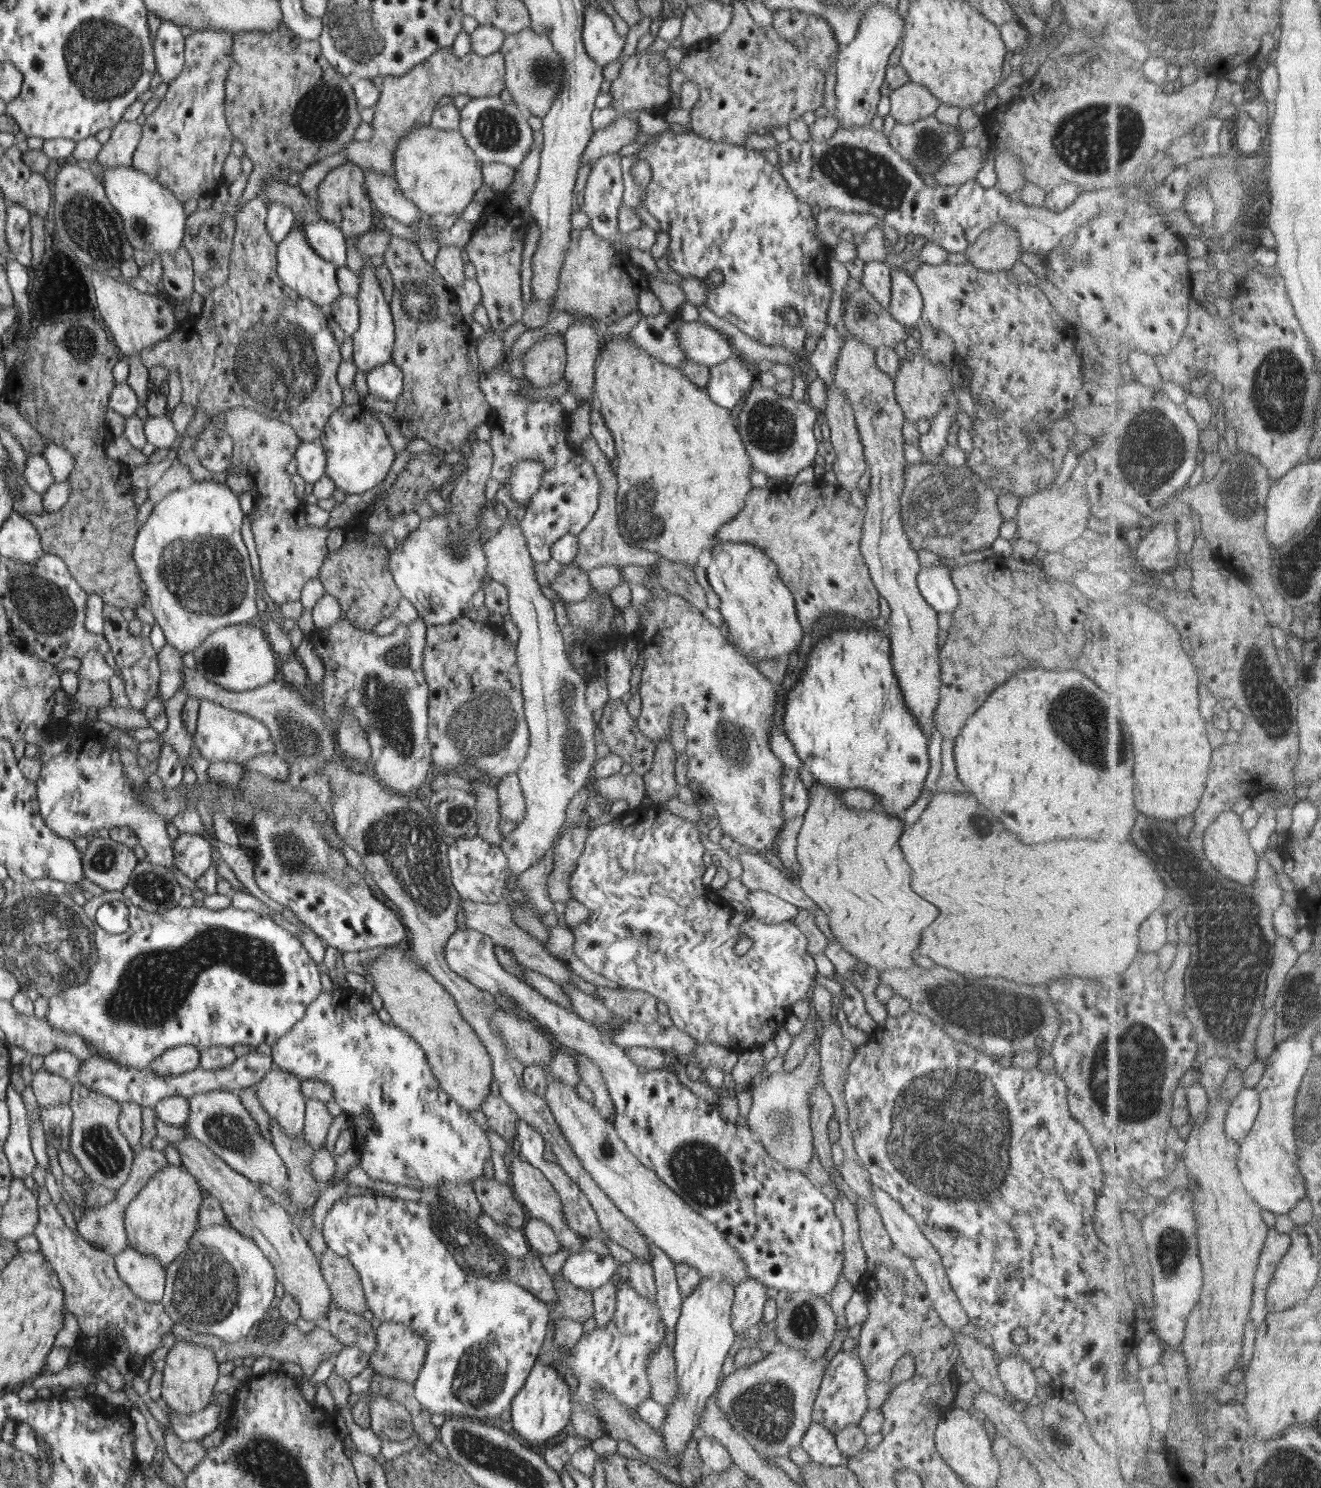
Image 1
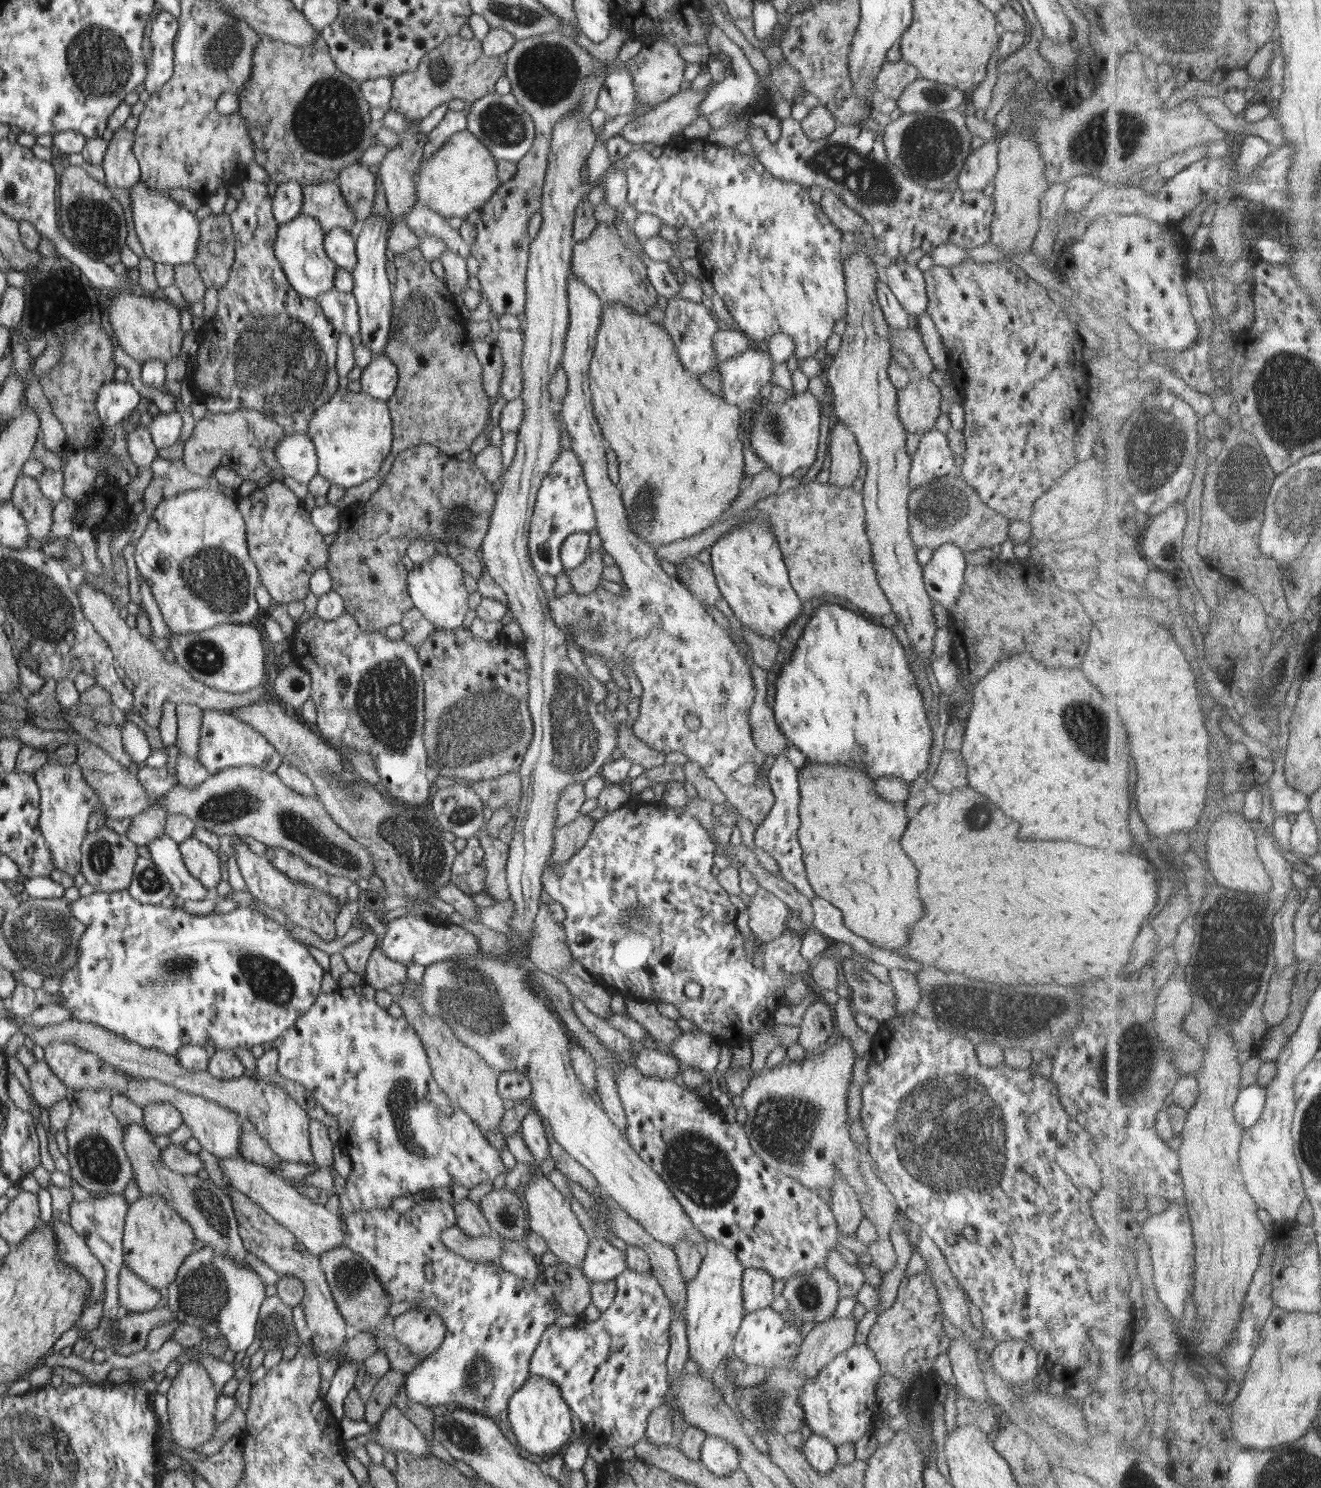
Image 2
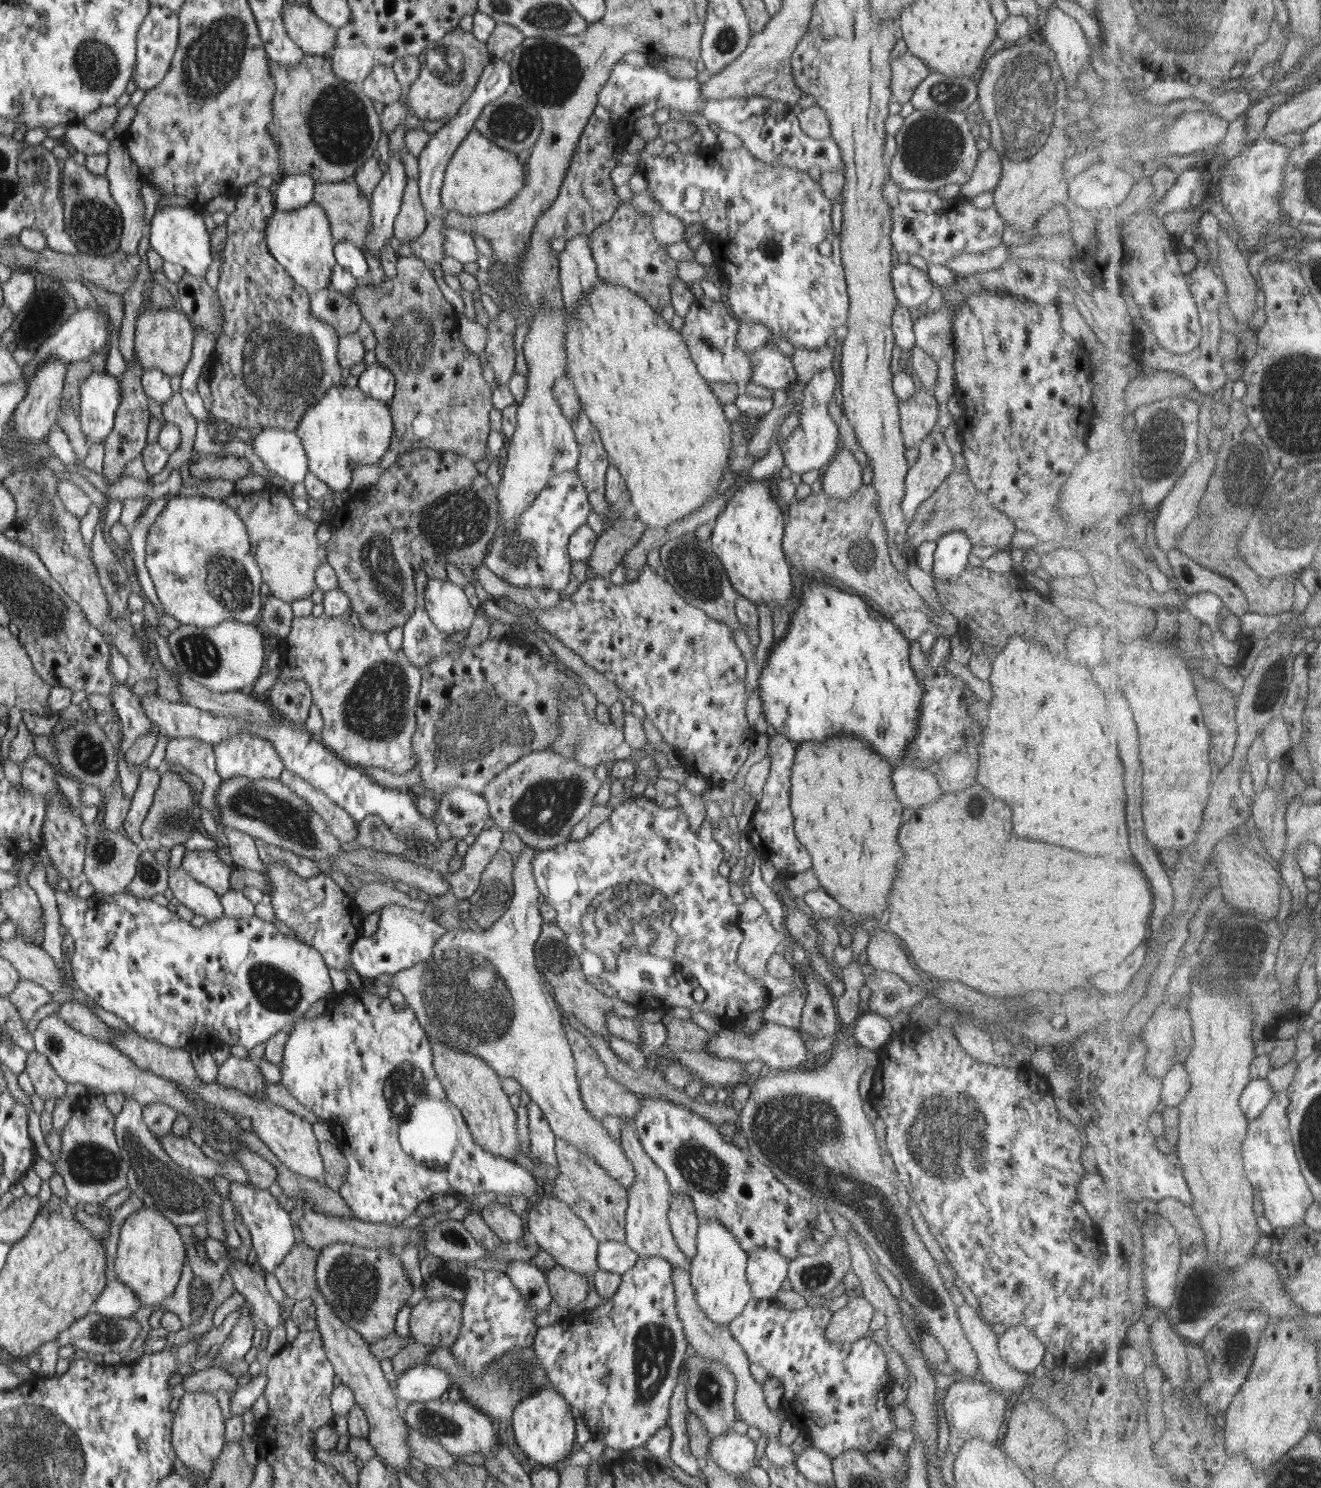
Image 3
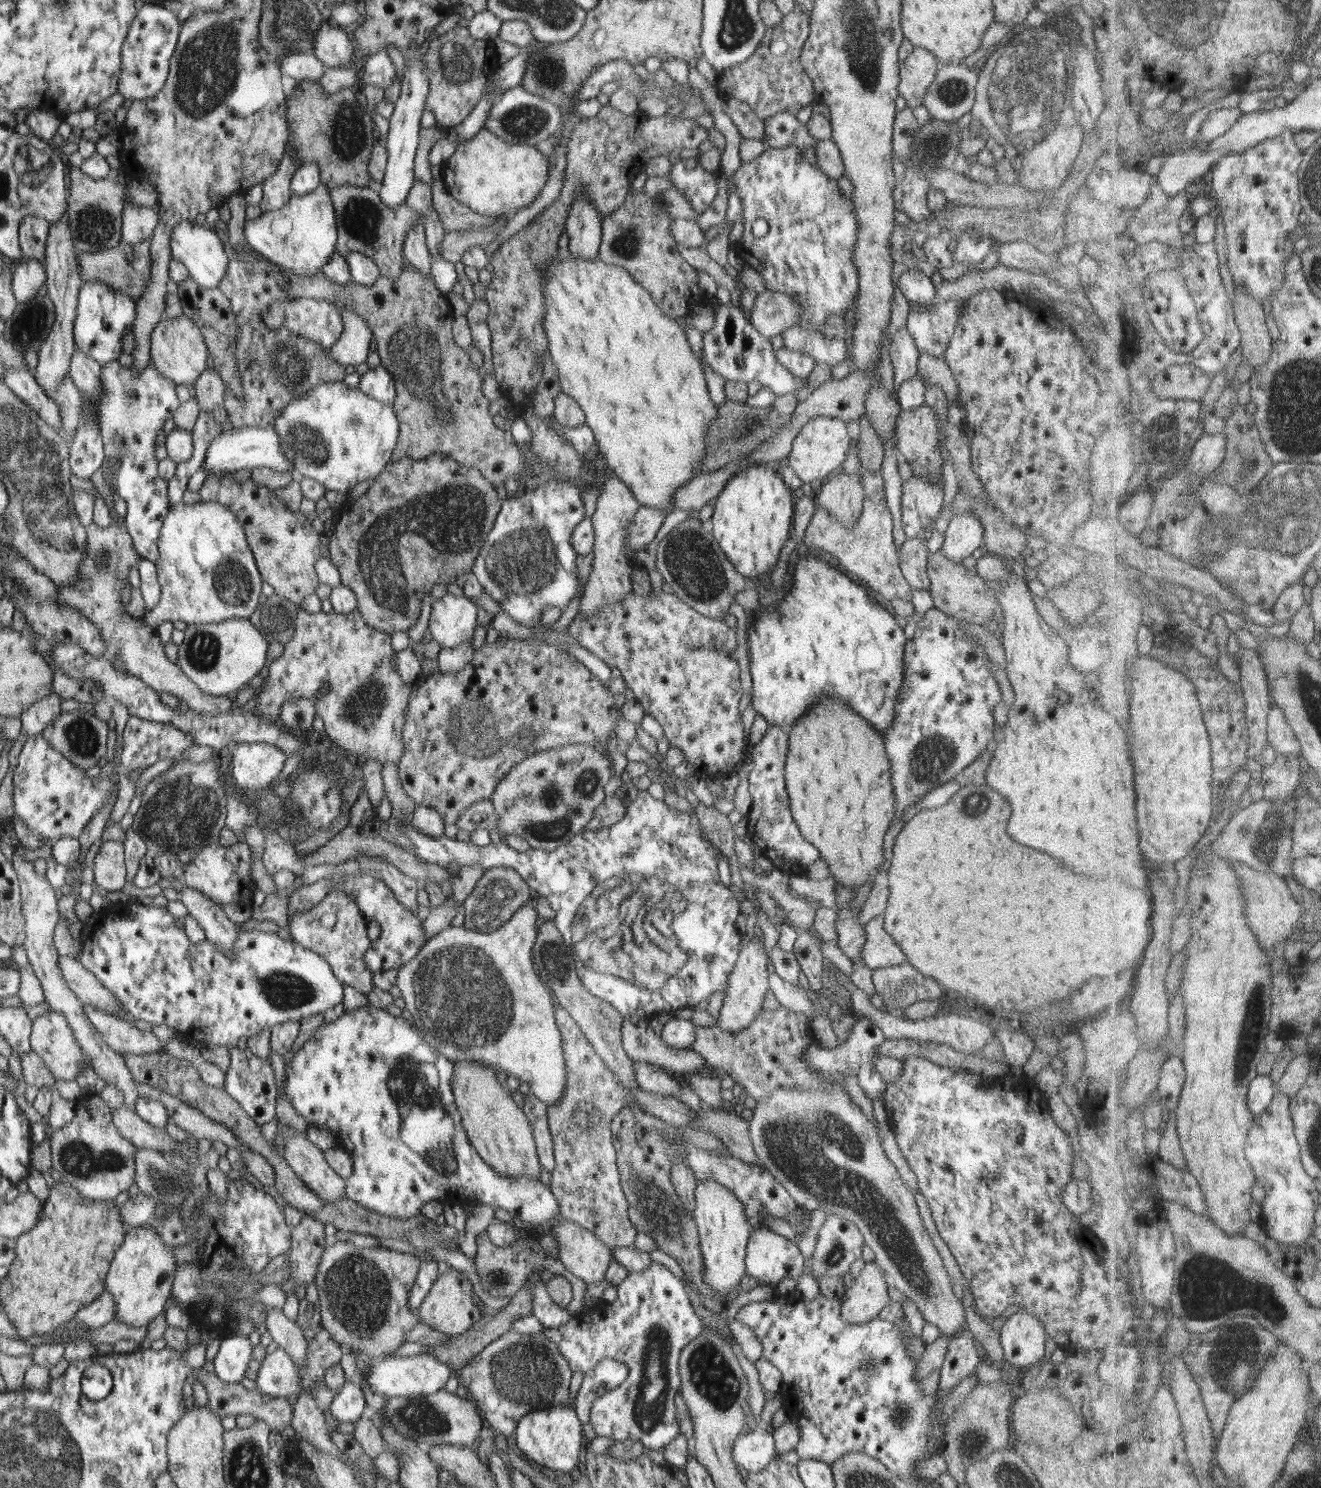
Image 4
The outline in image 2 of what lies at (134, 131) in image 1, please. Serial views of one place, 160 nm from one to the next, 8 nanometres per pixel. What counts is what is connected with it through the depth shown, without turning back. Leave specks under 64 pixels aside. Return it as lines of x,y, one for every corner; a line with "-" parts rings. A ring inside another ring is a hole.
123,126
114,132
114,136
105,152
102,168
109,188
128,188
141,182
140,162
133,151
134,132
128,132

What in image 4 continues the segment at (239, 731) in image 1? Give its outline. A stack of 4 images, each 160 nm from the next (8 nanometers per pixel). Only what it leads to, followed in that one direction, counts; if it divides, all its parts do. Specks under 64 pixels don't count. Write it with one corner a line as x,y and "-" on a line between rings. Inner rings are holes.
236,743
235,749
228,748
224,754
231,754
231,769
228,778
233,778
241,791
256,792
267,788
278,777
287,760
285,752
268,743

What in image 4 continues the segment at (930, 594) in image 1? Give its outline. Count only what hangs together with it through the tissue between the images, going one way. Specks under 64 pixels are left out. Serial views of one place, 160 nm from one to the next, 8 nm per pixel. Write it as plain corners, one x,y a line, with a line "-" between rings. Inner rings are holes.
972,512
953,516
943,535
941,554
946,560
960,564
972,553
983,546
985,528

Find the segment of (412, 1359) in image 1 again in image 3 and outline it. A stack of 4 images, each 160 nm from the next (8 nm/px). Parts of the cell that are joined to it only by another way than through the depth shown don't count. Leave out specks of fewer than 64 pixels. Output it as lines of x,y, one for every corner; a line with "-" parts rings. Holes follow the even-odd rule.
452,1297
424,1298
411,1308
410,1336
416,1343
450,1348
462,1326
462,1305

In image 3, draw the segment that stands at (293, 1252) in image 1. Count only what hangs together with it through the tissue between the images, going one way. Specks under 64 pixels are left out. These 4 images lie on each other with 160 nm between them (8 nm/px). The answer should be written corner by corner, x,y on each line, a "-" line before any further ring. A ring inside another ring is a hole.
318,1286
313,1298
317,1306
317,1328
323,1338
326,1356
333,1364
335,1376
342,1378
342,1383
350,1387
355,1396
355,1404
359,1404
367,1415
369,1444
393,1471
406,1472
410,1467
410,1450
406,1446
407,1424
396,1409
396,1397
384,1377
380,1360
370,1352
369,1343
361,1337
361,1334
348,1327
335,1315

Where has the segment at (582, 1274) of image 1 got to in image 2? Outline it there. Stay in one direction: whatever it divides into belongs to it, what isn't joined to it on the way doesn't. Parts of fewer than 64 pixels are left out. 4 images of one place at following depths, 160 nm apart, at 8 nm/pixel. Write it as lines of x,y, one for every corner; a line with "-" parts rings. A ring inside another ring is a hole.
594,1237
589,1242
581,1271
590,1282
606,1282
615,1279
627,1269
626,1253
604,1239

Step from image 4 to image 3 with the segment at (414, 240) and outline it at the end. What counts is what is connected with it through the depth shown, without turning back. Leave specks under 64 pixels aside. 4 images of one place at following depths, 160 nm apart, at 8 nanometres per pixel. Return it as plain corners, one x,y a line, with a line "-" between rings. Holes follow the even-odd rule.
407,177
401,207
393,224
395,243
416,240
425,231
428,218
419,195
419,181

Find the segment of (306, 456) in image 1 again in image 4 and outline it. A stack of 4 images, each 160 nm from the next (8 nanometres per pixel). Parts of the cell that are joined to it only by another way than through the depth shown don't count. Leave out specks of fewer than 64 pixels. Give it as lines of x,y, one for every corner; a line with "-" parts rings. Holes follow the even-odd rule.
274,425
267,427
242,427
242,428
228,428
220,436
215,437
205,454
203,468
205,468
206,475
226,473
226,471
240,471
253,469
258,467
268,467
274,472
290,472
295,478
298,478
291,466
292,460
289,455
286,455
279,434
275,431

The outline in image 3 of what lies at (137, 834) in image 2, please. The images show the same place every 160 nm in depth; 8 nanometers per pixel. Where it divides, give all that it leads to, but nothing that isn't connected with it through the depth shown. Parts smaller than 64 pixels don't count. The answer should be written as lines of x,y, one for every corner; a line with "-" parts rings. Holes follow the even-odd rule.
162,771
159,788
156,789
152,804
141,826
143,844
150,851
170,850
174,846
185,843
192,834
192,830
199,829
205,834
200,821
203,811
201,803
195,801
193,789
176,771

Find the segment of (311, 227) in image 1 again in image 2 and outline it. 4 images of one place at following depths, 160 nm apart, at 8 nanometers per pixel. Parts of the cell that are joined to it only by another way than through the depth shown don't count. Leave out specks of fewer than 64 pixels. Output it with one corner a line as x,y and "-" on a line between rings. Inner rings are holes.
333,228
330,232
325,233
324,248
334,264
352,273
357,265
355,234
343,228

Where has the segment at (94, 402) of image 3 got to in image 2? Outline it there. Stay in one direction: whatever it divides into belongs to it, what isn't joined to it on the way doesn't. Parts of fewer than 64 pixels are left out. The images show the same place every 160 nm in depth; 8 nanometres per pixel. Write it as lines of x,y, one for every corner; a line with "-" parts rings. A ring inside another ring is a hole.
110,381
101,386
97,398
97,415
107,431
115,429
116,424
138,406
142,398
129,381

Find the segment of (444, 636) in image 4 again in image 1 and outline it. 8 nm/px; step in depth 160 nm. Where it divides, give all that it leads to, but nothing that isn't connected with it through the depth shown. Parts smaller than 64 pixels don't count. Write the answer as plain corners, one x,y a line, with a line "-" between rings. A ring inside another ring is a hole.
473,437
465,450
464,460
460,464
462,466
460,475
454,480
451,490
447,490
445,494
445,499
448,501
445,514
436,516
433,512
431,519
422,520
415,532
409,533
402,544
397,544
395,551
388,551
388,566
394,582
402,596
413,603
418,617
427,626
450,625
460,619
461,611
466,609
472,595
489,578
486,555
482,550
484,543
480,541
478,522
489,503
486,498
486,482
492,477
494,455
489,443

